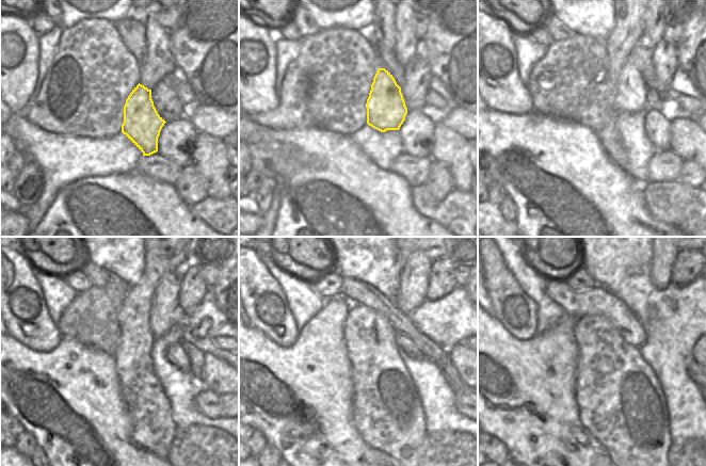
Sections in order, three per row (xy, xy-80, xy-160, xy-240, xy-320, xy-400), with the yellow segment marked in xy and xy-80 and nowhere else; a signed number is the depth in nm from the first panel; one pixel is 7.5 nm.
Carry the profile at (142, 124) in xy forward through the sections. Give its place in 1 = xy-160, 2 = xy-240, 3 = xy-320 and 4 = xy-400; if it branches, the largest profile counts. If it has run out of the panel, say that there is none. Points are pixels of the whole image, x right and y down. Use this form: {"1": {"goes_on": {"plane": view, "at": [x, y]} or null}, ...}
{"1": {"goes_on": {"plane": "xy-160", "at": [631, 92]}}, "2": {"goes_on": {"plane": "xy-240", "at": [164, 308]}}, "3": {"goes_on": {"plane": "xy-320", "at": [414, 283]}}, "4": {"goes_on": {"plane": "xy-400", "at": [663, 258]}}}

